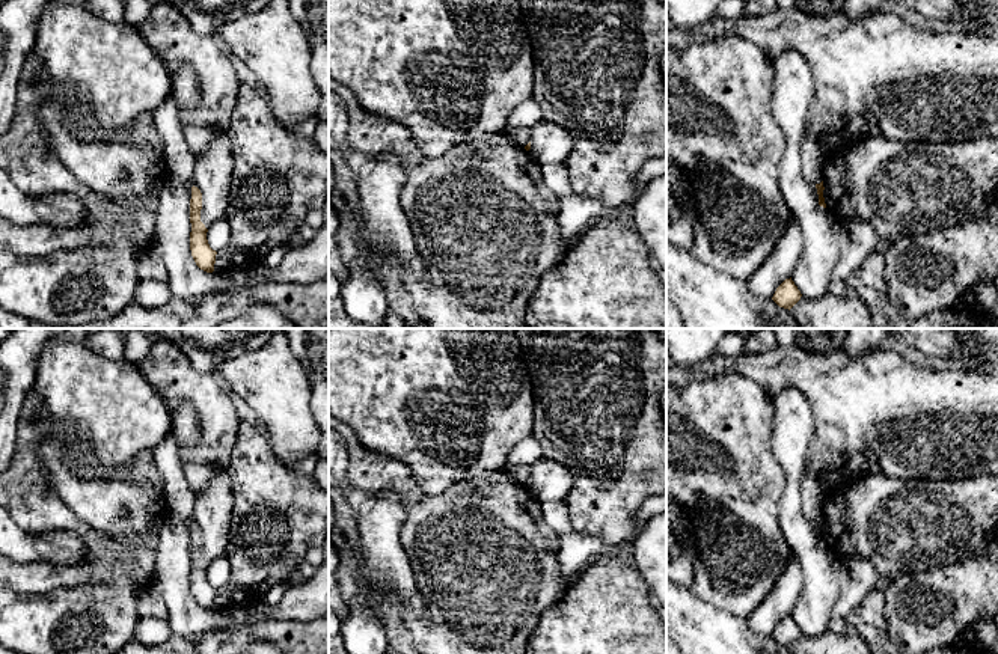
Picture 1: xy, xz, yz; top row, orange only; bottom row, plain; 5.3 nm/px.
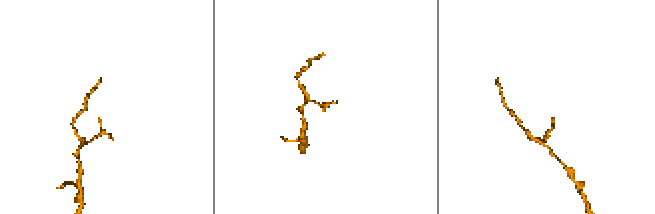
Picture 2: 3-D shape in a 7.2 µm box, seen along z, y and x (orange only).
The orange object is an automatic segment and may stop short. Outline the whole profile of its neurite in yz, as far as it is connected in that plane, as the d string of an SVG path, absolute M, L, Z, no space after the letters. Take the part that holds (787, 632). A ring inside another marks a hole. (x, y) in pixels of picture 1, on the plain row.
M785 616L775 628L772 637L784 646L791 646L799 637L802 631L794 622L794 619L790 616Z

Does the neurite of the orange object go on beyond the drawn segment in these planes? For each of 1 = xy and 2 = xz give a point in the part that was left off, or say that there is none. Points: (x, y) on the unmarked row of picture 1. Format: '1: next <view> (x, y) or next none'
1: next none
2: next none

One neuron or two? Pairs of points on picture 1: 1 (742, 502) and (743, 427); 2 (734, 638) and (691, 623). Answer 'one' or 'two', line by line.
1: one
2: one

